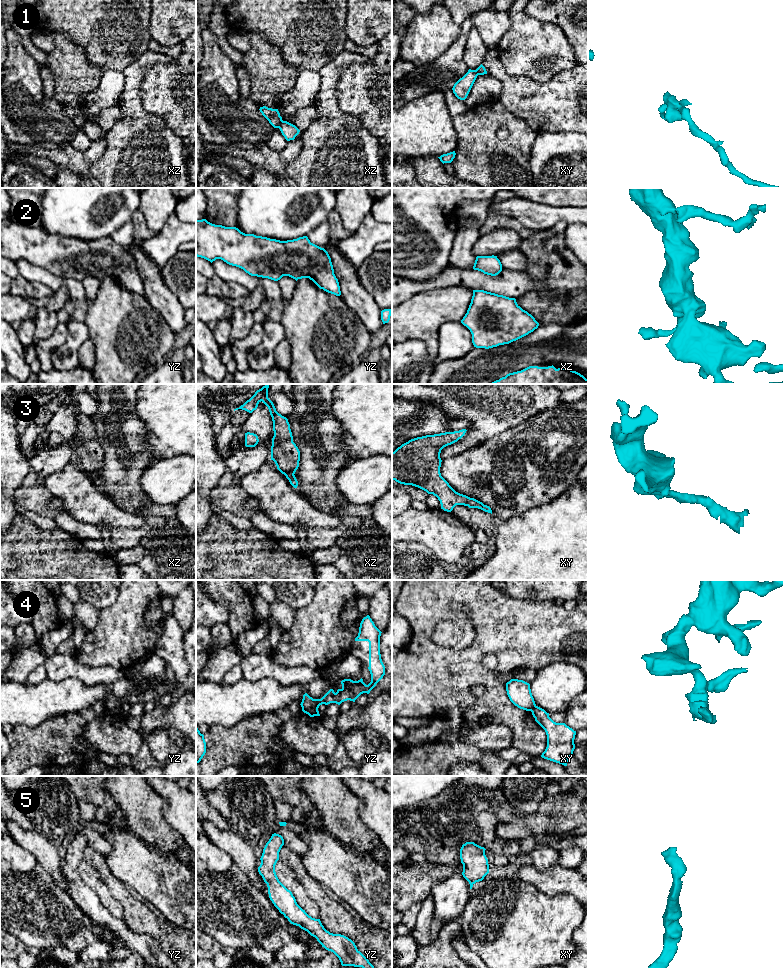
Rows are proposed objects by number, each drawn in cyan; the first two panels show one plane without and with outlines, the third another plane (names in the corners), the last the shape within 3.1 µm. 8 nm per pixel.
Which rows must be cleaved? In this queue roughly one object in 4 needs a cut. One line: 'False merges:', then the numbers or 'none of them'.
False merges: 1, 4

